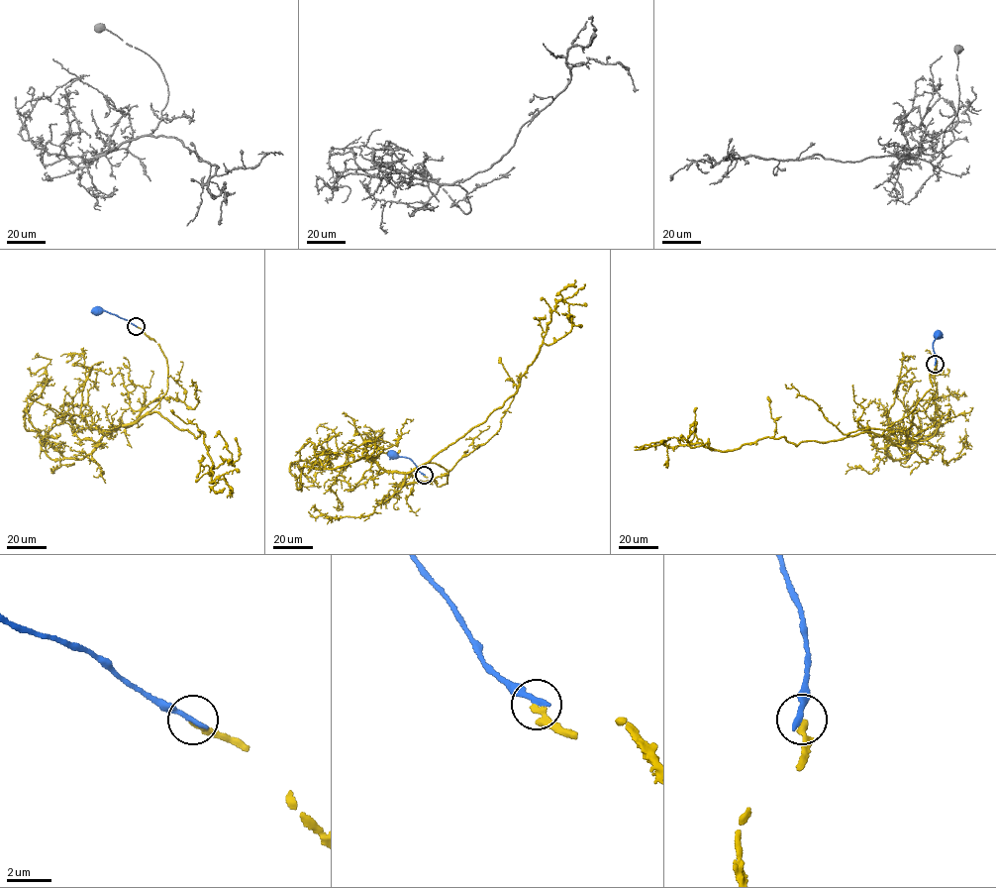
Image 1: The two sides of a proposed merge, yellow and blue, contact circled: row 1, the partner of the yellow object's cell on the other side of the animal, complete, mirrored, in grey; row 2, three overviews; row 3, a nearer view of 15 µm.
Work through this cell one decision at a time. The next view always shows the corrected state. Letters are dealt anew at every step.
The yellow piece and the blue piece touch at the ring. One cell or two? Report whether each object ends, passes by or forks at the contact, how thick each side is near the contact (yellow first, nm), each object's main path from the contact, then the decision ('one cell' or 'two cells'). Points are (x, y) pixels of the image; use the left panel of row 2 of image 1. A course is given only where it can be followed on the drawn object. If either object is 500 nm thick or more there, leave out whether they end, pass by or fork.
yellow ends | blue ends | 280/280 nm | yellow via (136, 326), (163, 354), (166, 393), (80, 459), (49, 459), (25, 428), (50, 361), (35, 356) | blue via (136, 326), (104, 310), (97, 310) | two cells

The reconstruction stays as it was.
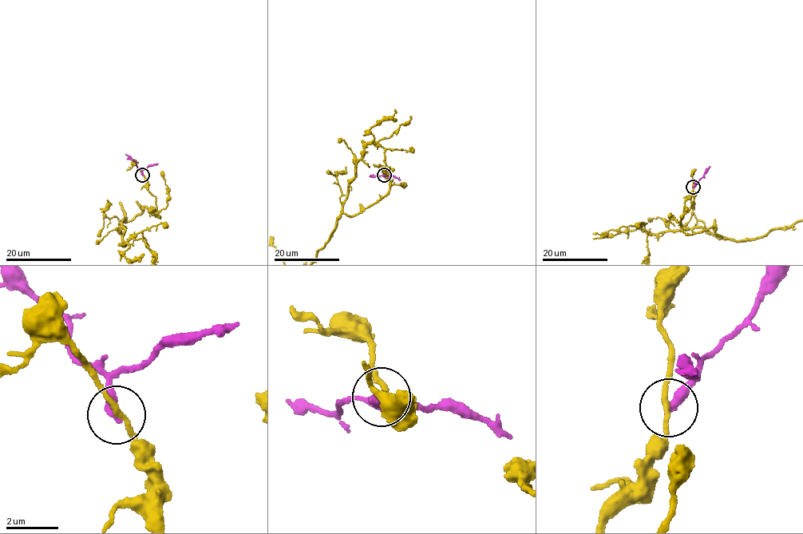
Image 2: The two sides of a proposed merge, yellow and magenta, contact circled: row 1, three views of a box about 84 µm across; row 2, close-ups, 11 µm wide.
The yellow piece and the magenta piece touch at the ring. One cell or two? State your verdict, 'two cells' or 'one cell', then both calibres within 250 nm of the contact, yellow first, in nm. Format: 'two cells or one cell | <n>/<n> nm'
two cells | 180/400 nm

